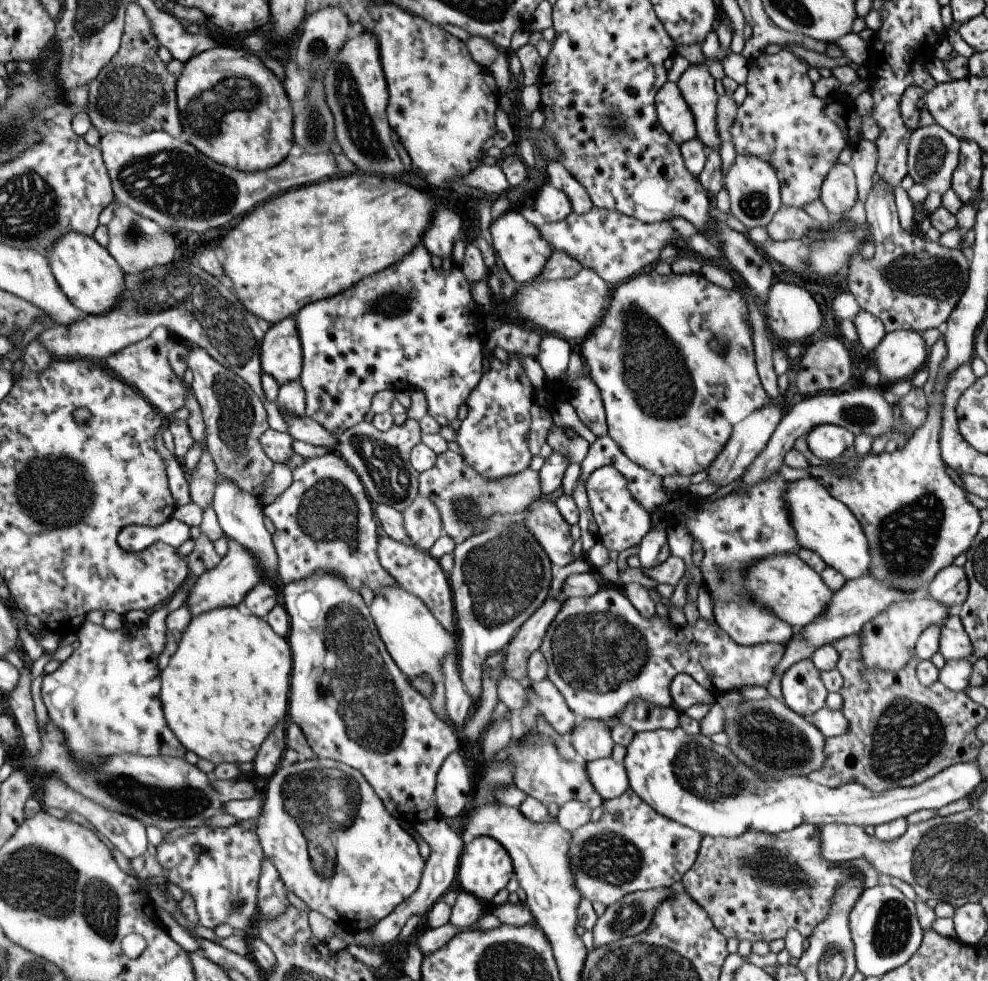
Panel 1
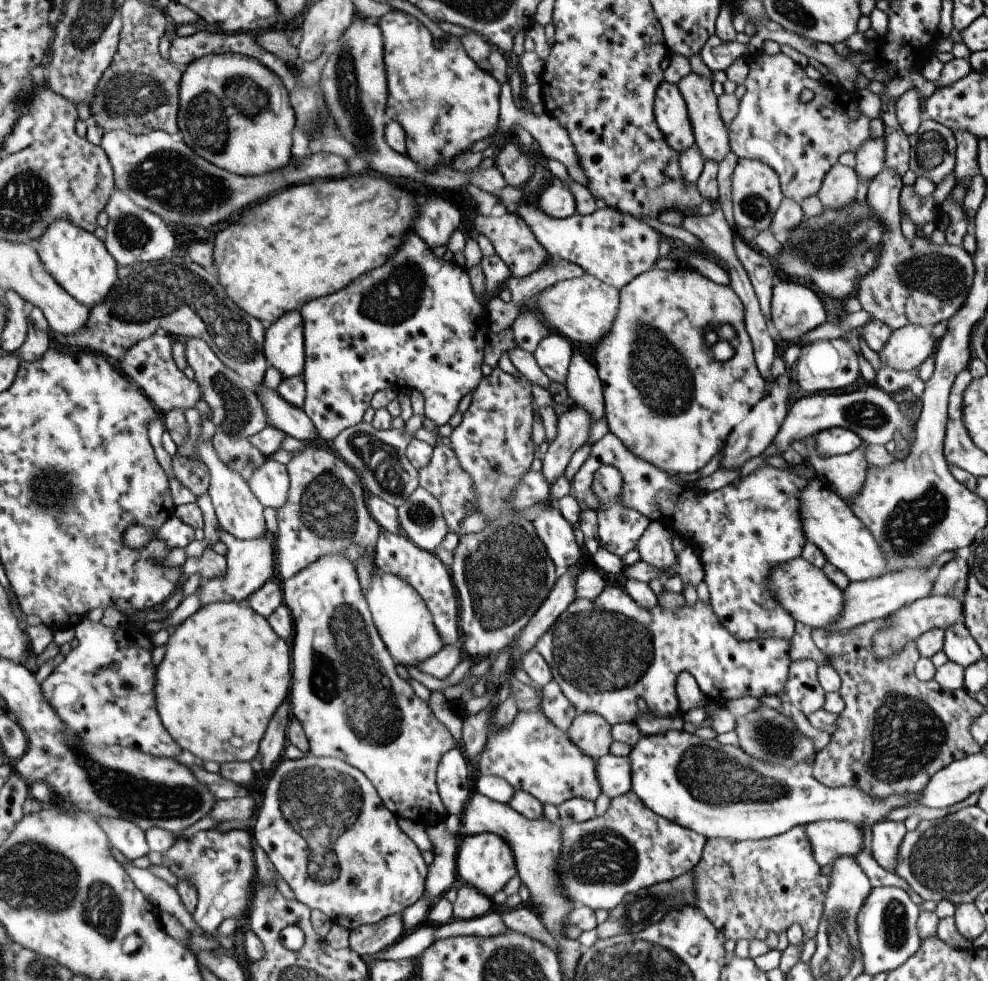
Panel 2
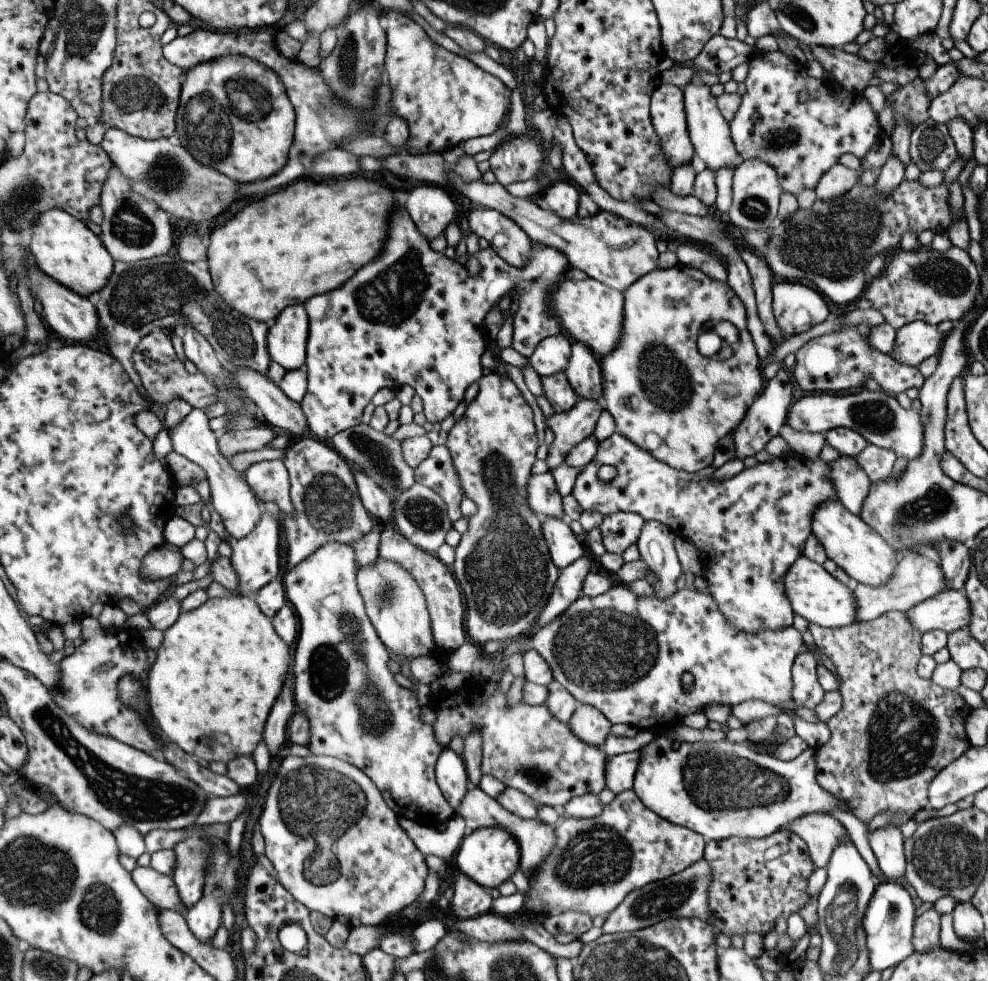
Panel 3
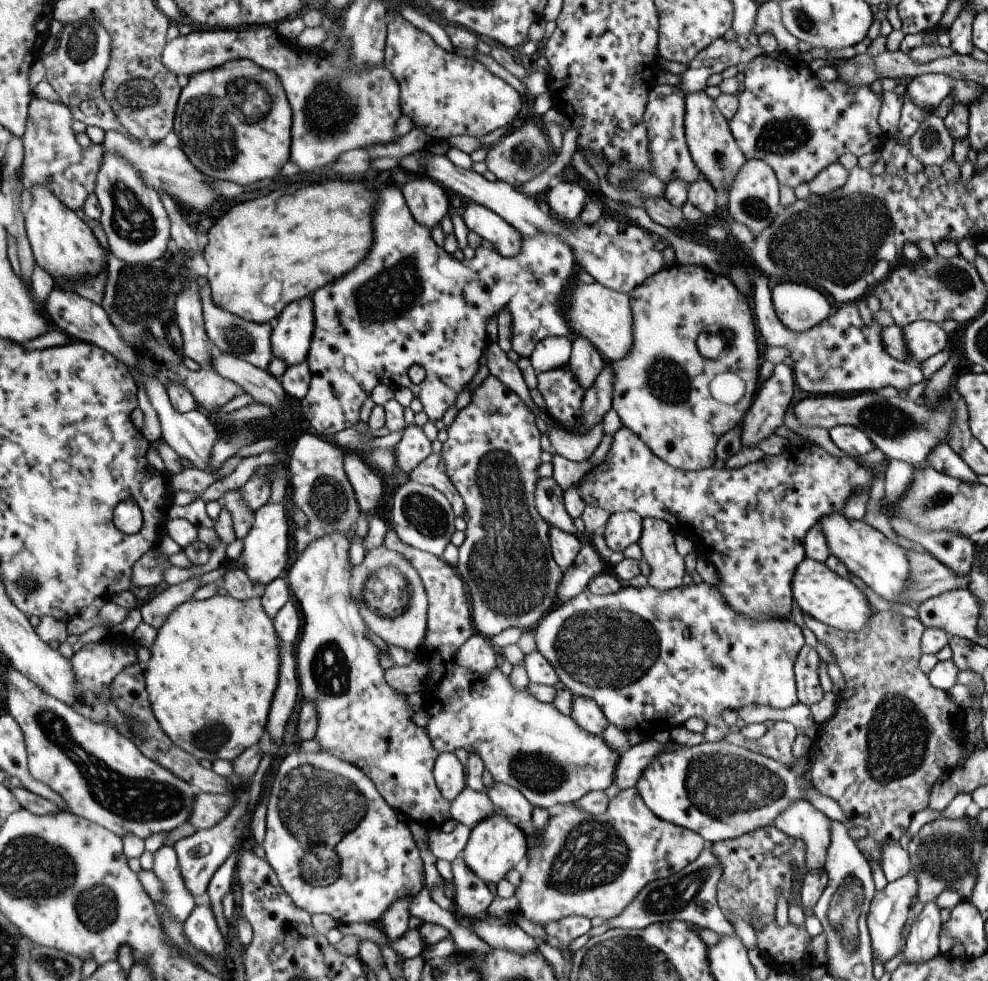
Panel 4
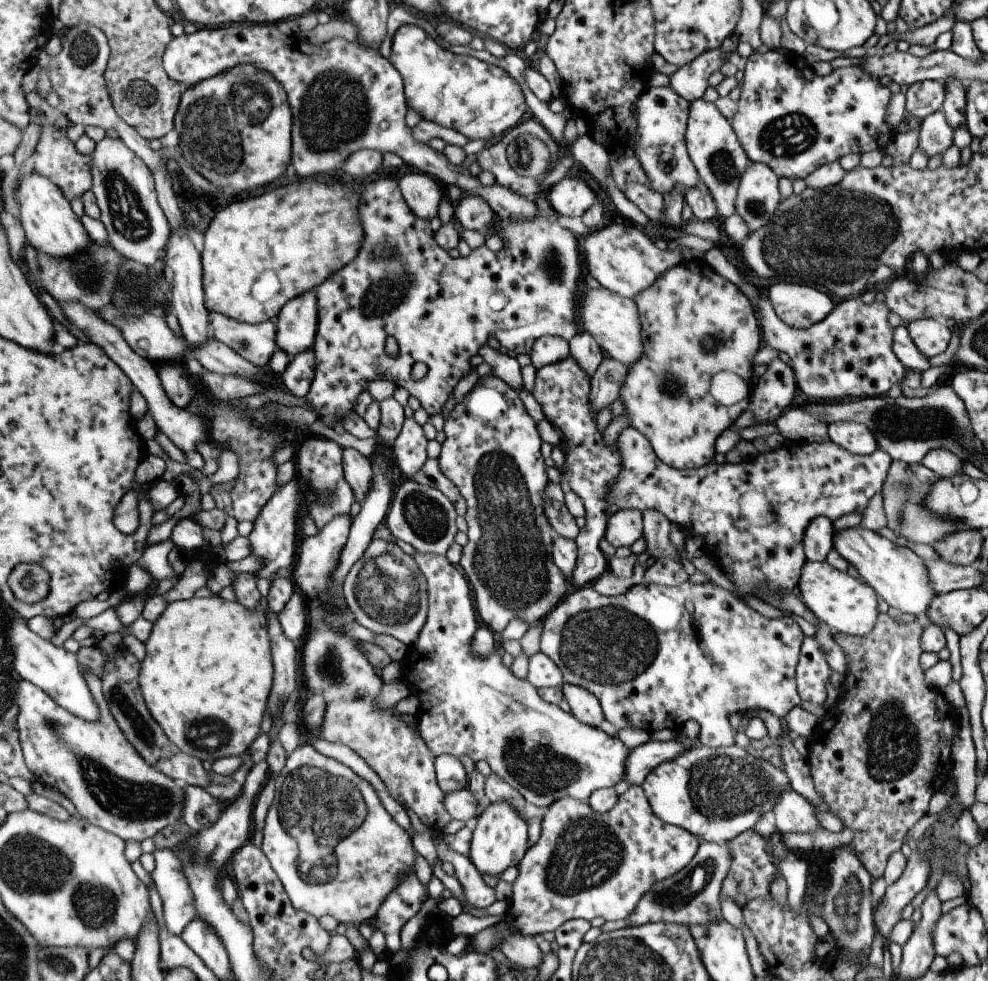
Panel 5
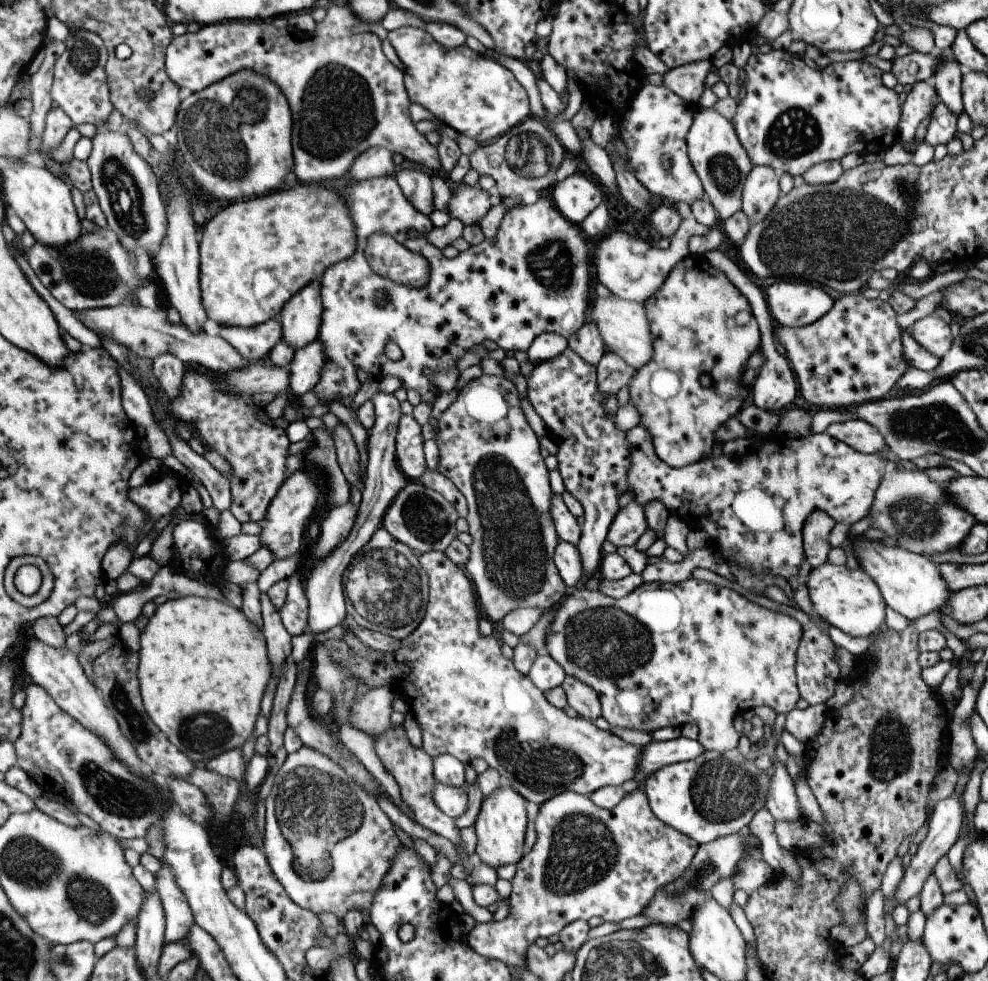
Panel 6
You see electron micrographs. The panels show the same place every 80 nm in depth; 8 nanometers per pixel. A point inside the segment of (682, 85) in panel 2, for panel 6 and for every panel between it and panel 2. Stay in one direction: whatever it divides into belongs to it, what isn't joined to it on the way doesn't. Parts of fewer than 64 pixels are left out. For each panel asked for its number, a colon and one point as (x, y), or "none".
3: (709, 134)
4: (713, 150)
5: (711, 144)
6: (721, 164)

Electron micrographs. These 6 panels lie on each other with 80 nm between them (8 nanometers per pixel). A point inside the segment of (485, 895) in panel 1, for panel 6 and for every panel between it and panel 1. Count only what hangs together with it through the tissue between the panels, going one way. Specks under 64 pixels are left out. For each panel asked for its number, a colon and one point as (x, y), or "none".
2: (483, 861)
3: (488, 856)
4: (494, 845)
5: (498, 840)
6: (500, 825)

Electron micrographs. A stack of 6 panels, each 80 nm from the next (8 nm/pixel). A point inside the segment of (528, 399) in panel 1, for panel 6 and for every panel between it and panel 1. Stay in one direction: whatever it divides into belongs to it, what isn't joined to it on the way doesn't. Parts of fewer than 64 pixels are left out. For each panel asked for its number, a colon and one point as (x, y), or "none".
2: (502, 574)
3: (501, 564)
4: (491, 453)
5: (490, 453)
6: (486, 448)

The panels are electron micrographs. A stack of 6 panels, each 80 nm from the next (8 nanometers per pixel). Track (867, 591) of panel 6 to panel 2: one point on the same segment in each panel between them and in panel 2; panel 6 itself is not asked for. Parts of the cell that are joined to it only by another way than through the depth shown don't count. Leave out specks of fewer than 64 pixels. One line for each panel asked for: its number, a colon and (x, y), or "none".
2: (800, 588)
3: (814, 595)
4: (835, 602)
5: (848, 606)

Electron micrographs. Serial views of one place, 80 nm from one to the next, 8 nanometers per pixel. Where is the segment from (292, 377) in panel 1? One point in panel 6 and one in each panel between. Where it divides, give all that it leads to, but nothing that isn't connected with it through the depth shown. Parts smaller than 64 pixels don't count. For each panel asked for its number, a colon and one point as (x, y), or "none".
2: (283, 347)
3: (286, 338)
4: (293, 328)
5: (295, 326)
6: (300, 319)

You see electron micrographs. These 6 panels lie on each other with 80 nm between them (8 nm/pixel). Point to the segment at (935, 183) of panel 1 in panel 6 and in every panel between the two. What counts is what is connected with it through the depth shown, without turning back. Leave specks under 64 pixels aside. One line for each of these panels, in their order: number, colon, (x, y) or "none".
2: (932, 148)
3: (931, 148)
4: (931, 144)
5: (934, 134)
6: (941, 128)

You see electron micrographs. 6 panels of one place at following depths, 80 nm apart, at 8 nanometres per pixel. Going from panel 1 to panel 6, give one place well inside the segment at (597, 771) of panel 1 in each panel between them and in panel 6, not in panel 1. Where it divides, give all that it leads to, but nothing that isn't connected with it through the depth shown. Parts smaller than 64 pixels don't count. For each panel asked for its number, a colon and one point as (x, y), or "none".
2: (613, 773)
3: (618, 771)
4: (630, 762)
5: (643, 758)
6: (655, 754)

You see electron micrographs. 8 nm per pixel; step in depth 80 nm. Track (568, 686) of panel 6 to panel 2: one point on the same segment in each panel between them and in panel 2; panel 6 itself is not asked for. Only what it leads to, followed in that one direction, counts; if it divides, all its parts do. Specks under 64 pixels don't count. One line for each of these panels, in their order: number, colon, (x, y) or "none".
2: (589, 732)
3: (588, 724)
4: (585, 713)
5: (583, 705)

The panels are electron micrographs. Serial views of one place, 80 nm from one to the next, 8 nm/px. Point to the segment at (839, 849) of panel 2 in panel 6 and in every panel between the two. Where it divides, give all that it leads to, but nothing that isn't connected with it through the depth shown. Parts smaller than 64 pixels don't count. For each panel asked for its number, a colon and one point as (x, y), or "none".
3: (821, 833)
4: (800, 820)
5: (792, 813)
6: (781, 801)

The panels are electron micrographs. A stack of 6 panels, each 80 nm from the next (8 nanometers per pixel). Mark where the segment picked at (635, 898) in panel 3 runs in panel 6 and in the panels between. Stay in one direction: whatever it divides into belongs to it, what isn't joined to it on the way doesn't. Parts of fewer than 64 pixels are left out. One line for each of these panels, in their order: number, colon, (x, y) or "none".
4: (688, 895)
5: (691, 896)
6: (716, 860)

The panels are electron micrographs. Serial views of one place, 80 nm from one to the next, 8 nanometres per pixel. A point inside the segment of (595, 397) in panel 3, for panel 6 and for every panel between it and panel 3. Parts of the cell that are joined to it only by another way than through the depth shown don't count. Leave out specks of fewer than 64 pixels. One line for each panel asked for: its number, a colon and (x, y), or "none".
4: (585, 363)
5: (584, 350)
6: (586, 342)

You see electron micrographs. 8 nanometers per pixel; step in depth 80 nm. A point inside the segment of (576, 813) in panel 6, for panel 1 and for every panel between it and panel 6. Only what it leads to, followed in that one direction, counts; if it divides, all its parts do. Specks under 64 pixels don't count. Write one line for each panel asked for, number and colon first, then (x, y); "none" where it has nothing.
1: (630, 848)
2: (628, 848)
3: (596, 862)
4: (587, 865)
5: (584, 864)

